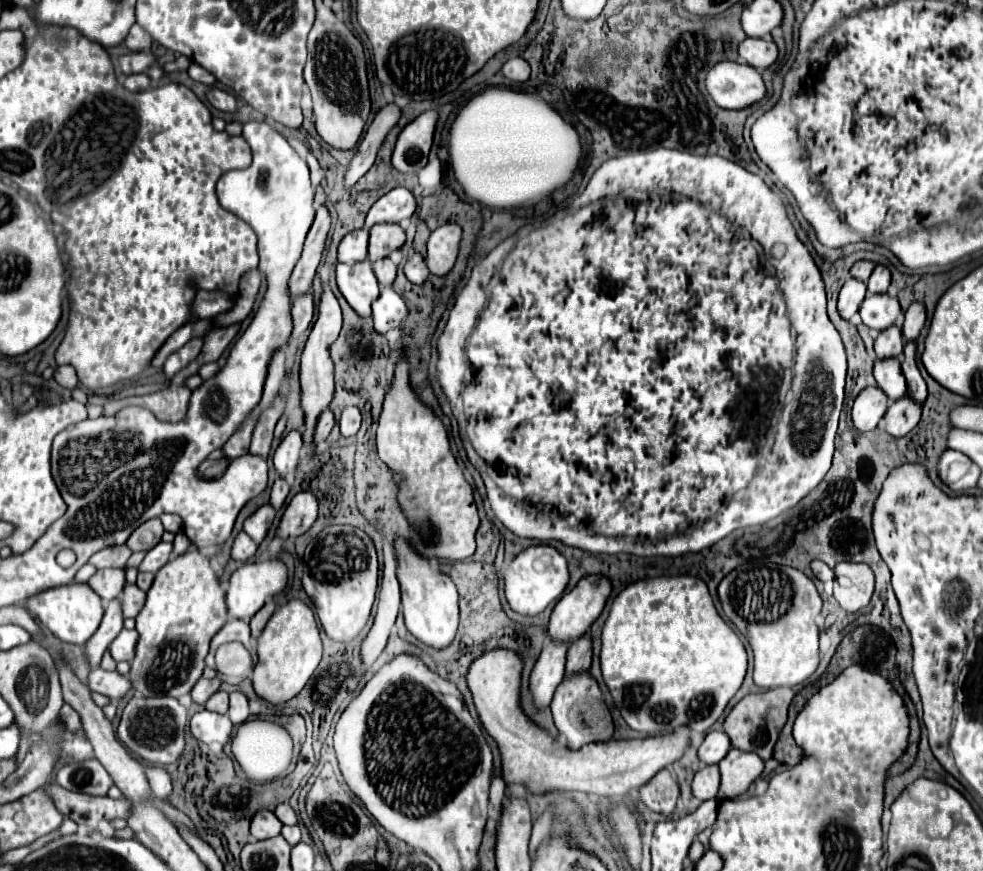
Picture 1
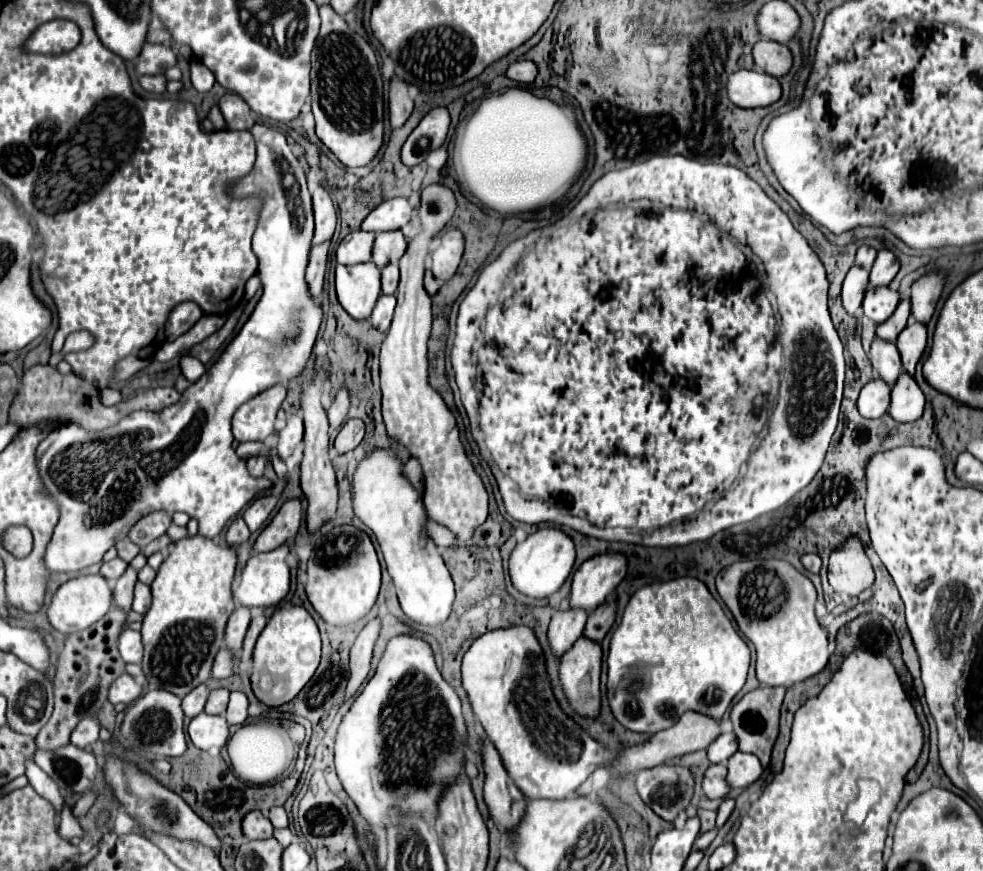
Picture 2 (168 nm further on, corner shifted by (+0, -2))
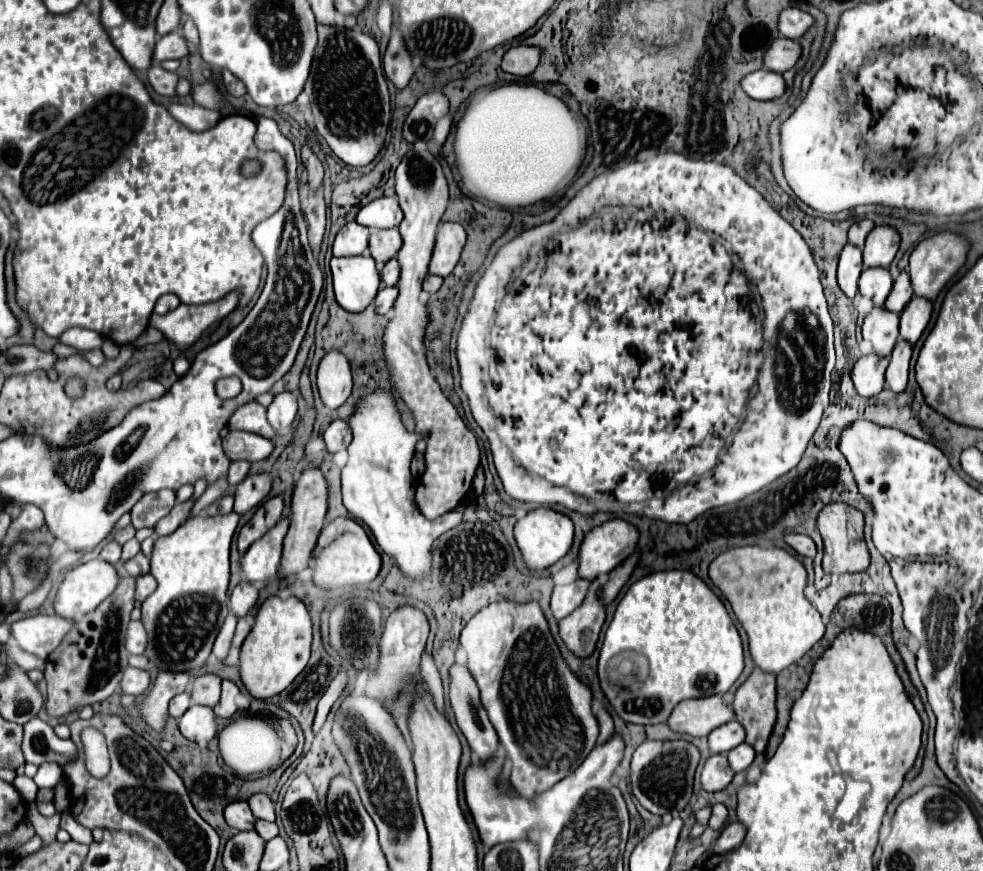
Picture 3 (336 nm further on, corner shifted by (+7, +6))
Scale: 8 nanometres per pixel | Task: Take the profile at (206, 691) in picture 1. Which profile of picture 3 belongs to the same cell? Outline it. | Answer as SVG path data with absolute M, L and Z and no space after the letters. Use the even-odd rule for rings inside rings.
M184 692L184 694L178 694L174 700L170 700L168 712L172 718L178 720L188 710L188 706L190 706L190 696L188 696L188 692Z

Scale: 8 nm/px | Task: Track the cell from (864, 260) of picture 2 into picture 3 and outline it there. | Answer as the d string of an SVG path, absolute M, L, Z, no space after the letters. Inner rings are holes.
M868 218L856 220L856 222L850 226L850 230L848 230L848 242L864 248L864 240L866 240L866 236L868 236L868 232L870 232L872 228L874 228L874 222L872 222L872 220L868 220Z

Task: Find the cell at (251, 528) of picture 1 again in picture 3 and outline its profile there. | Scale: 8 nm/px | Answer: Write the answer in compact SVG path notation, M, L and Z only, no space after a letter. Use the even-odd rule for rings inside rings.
M268 472L260 474L248 474L238 486L236 486L236 502L234 510L238 514L246 514L248 510L256 508L258 504L264 502L272 488L272 478Z

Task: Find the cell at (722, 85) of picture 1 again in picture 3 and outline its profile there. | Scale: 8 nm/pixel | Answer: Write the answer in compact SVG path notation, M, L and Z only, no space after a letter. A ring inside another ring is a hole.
M758 70L748 74L742 80L744 92L756 100L772 100L772 98L780 98L786 90L784 78L778 72L770 72L770 70Z

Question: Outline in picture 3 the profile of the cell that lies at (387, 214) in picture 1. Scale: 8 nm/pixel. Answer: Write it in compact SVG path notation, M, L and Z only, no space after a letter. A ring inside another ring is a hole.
M384 196L366 204L358 212L356 222L366 228L396 228L402 222L402 210L396 198Z

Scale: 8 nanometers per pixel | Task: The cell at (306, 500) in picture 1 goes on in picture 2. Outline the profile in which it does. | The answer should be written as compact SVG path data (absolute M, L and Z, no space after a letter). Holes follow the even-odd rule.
M297 498L287 500L281 506L281 510L277 512L275 520L271 520L271 524L259 534L253 550L269 552L269 550L275 550L281 544L285 544L289 538L297 536L297 532L301 528L301 518L303 518L301 500L297 500Z

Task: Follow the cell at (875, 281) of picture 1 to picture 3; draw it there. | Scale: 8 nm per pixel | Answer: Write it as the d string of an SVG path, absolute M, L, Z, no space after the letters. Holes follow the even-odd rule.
M874 226L864 246L864 266L888 268L900 246L900 234L892 226Z

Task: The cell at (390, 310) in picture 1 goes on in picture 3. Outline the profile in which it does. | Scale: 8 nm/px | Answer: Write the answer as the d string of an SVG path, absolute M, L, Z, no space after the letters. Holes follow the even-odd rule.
M384 286L384 288L380 288L380 292L378 292L376 300L374 300L376 312L378 314L388 314L392 310L396 298L398 298L398 286Z

